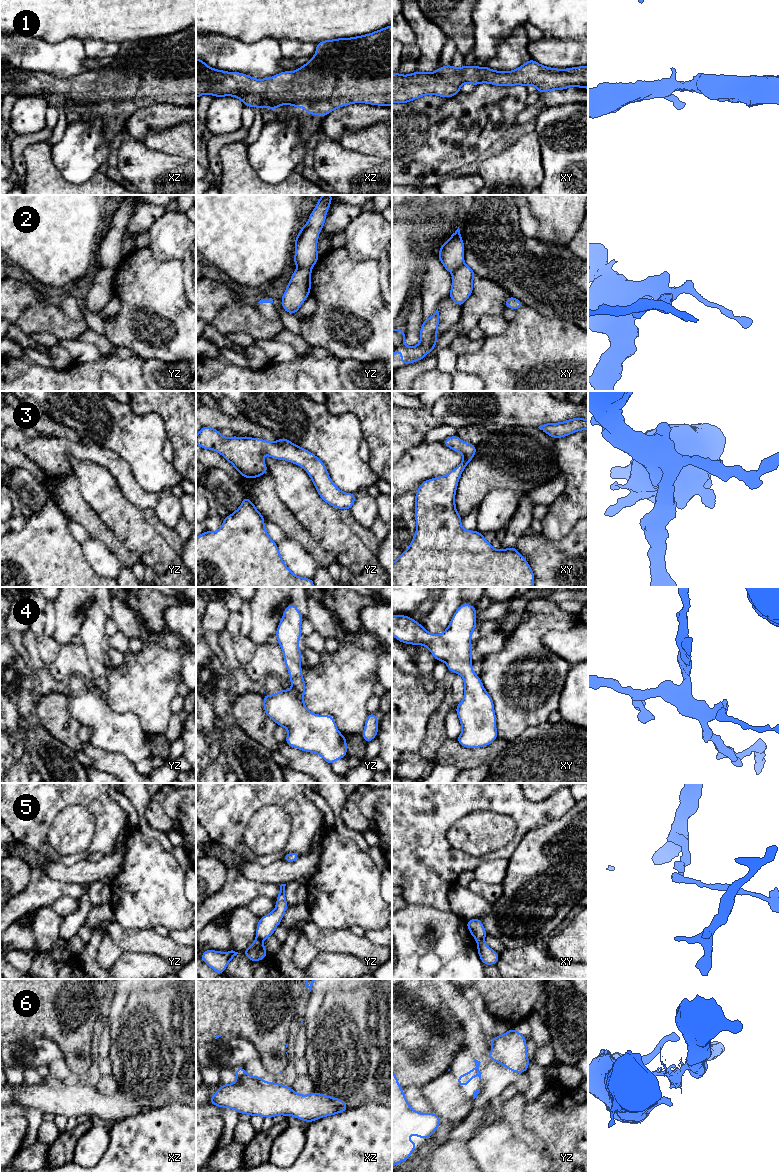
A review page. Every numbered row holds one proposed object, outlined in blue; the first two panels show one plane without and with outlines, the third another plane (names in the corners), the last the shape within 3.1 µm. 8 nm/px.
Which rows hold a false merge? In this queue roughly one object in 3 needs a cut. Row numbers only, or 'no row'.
2, 5, 6

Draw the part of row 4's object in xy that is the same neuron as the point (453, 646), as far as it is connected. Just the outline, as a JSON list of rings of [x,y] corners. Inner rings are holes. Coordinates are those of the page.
[[[465,603],[461,604],[455,611],[449,626],[440,635],[429,633],[422,624],[419,624],[411,617],[392,615],[392,635],[399,642],[426,646],[436,661],[444,661],[447,664],[449,672],[455,672],[463,677],[465,685],[464,698],[455,707],[462,726],[462,732],[456,740],[466,748],[485,747],[498,738],[493,700],[485,690],[480,677],[472,669],[471,635],[476,625],[476,607]]]

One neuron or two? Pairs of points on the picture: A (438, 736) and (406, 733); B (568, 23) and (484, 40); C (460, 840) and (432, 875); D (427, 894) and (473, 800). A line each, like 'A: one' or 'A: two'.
A: two
B: one
C: two
D: one

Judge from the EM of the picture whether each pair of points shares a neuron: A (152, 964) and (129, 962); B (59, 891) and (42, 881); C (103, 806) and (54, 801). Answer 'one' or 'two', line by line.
A: one
B: one
C: one

